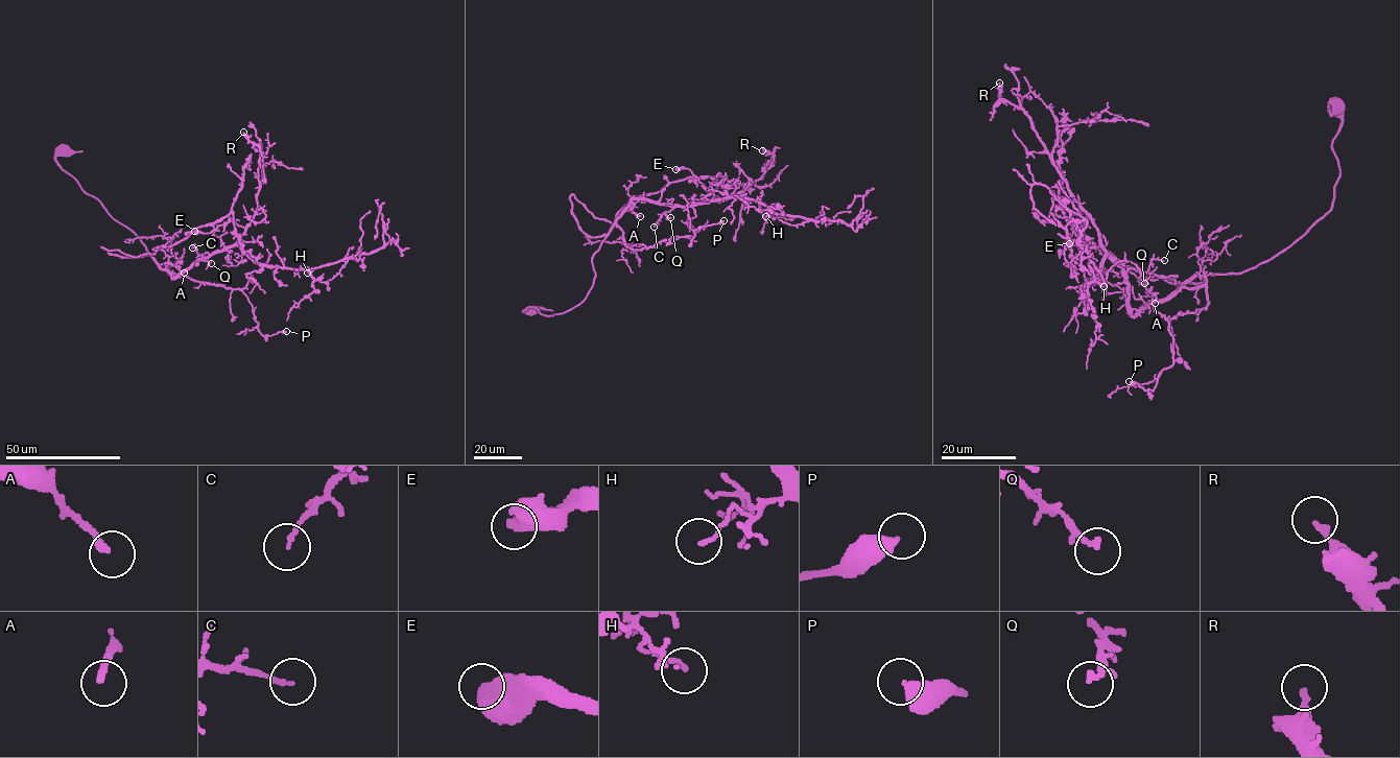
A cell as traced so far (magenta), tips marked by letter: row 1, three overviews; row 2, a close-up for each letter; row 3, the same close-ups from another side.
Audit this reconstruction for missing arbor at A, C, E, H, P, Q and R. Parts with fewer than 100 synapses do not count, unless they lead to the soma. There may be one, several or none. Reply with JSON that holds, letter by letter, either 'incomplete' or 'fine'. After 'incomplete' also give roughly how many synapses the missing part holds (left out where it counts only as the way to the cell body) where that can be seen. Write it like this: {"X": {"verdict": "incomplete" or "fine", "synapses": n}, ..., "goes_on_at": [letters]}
{"A": {"verdict": "fine"}, "C": {"verdict": "fine"}, "E": {"verdict": "fine"}, "H": {"verdict": "fine"}, "P": {"verdict": "fine"}, "Q": {"verdict": "fine"}, "R": {"verdict": "fine"}, "goes_on_at": []}

